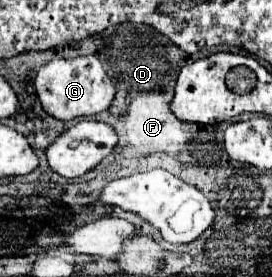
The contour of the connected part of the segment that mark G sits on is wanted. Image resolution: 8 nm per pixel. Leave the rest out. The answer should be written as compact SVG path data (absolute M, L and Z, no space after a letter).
M92 54L72 56L72 58L56 56L54 60L44 64L36 72L34 88L36 88L38 100L42 102L42 108L58 120L70 120L76 116L92 116L96 112L102 112L110 106L116 92L114 84L104 72L102 62Z

